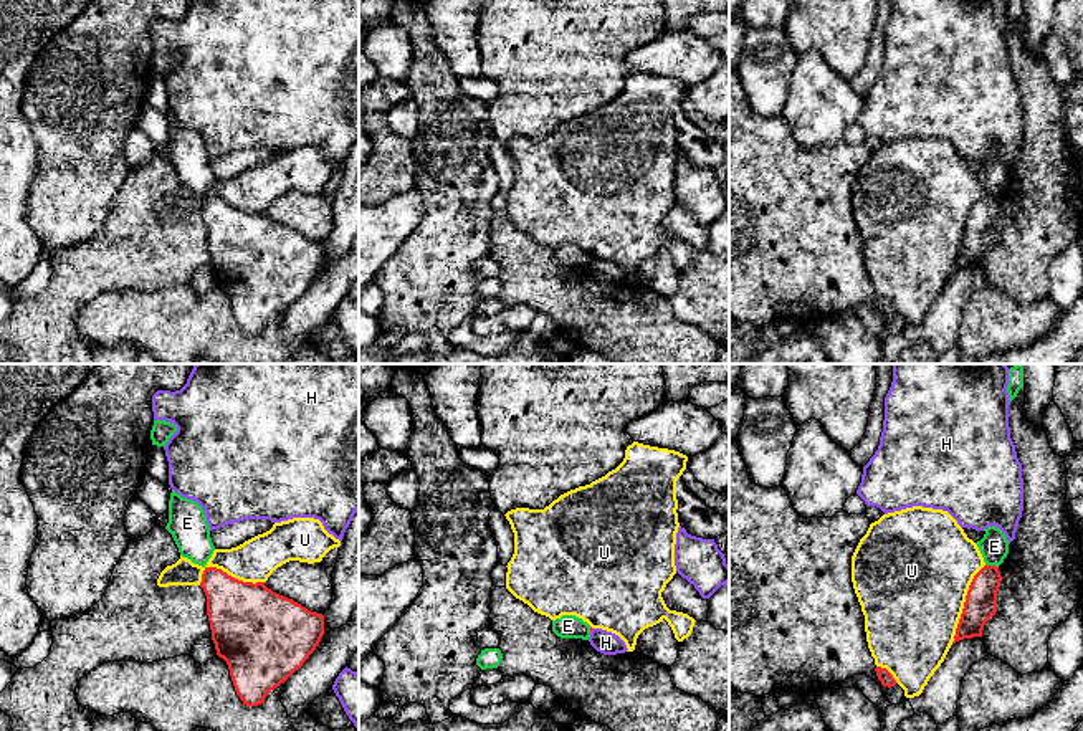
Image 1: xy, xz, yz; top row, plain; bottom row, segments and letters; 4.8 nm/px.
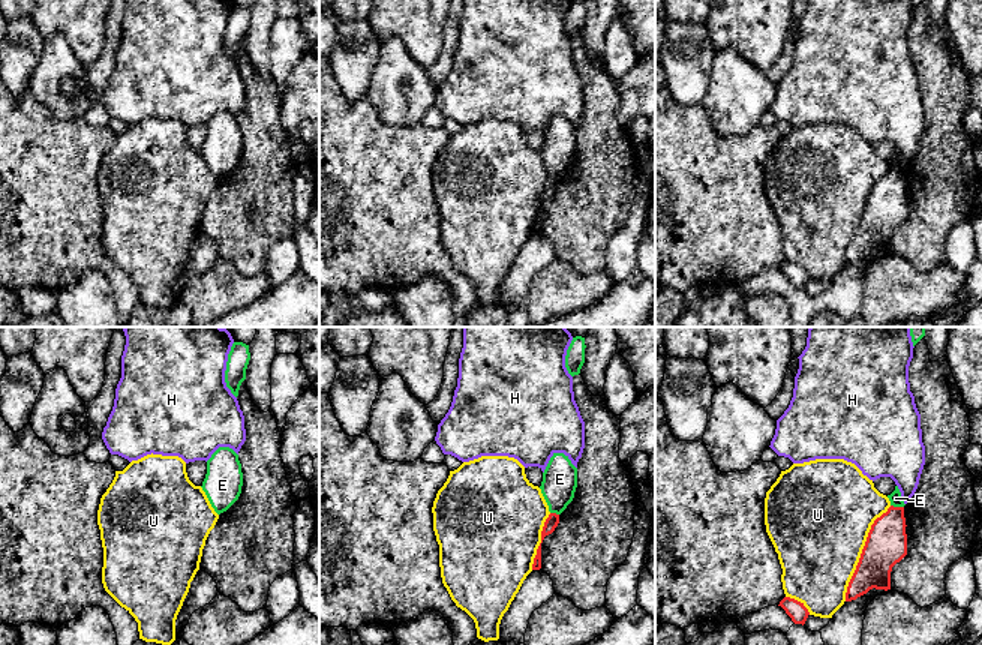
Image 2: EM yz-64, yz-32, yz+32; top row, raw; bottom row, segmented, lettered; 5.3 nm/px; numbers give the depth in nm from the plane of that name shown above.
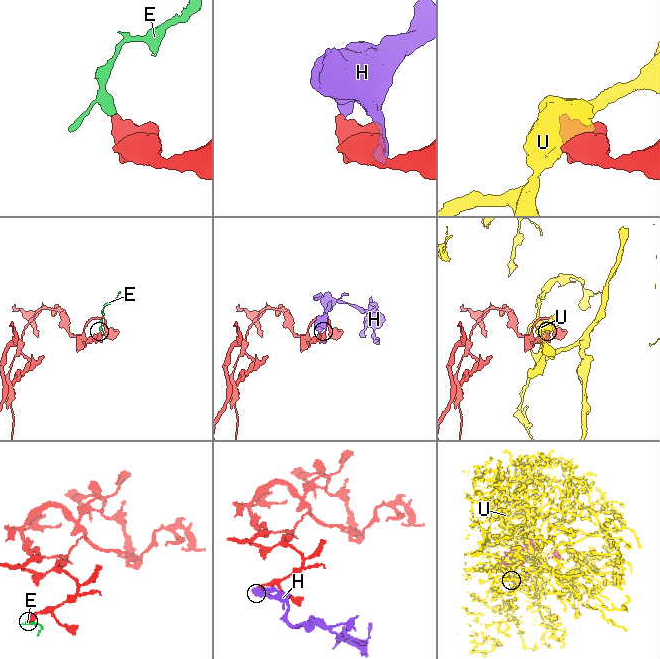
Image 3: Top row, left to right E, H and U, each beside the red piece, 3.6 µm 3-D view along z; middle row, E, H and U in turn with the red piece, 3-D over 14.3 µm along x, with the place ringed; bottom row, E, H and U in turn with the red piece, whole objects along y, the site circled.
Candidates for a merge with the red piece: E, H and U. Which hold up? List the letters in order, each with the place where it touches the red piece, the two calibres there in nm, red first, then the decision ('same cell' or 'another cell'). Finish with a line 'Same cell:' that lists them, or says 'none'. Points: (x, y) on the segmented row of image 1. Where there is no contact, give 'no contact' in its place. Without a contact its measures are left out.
E: yz (992, 566) | 160/140 nm | another cell
H: no contact | another cell
U: yz (964, 604) | 160/500 nm | another cell
Same cell: none

